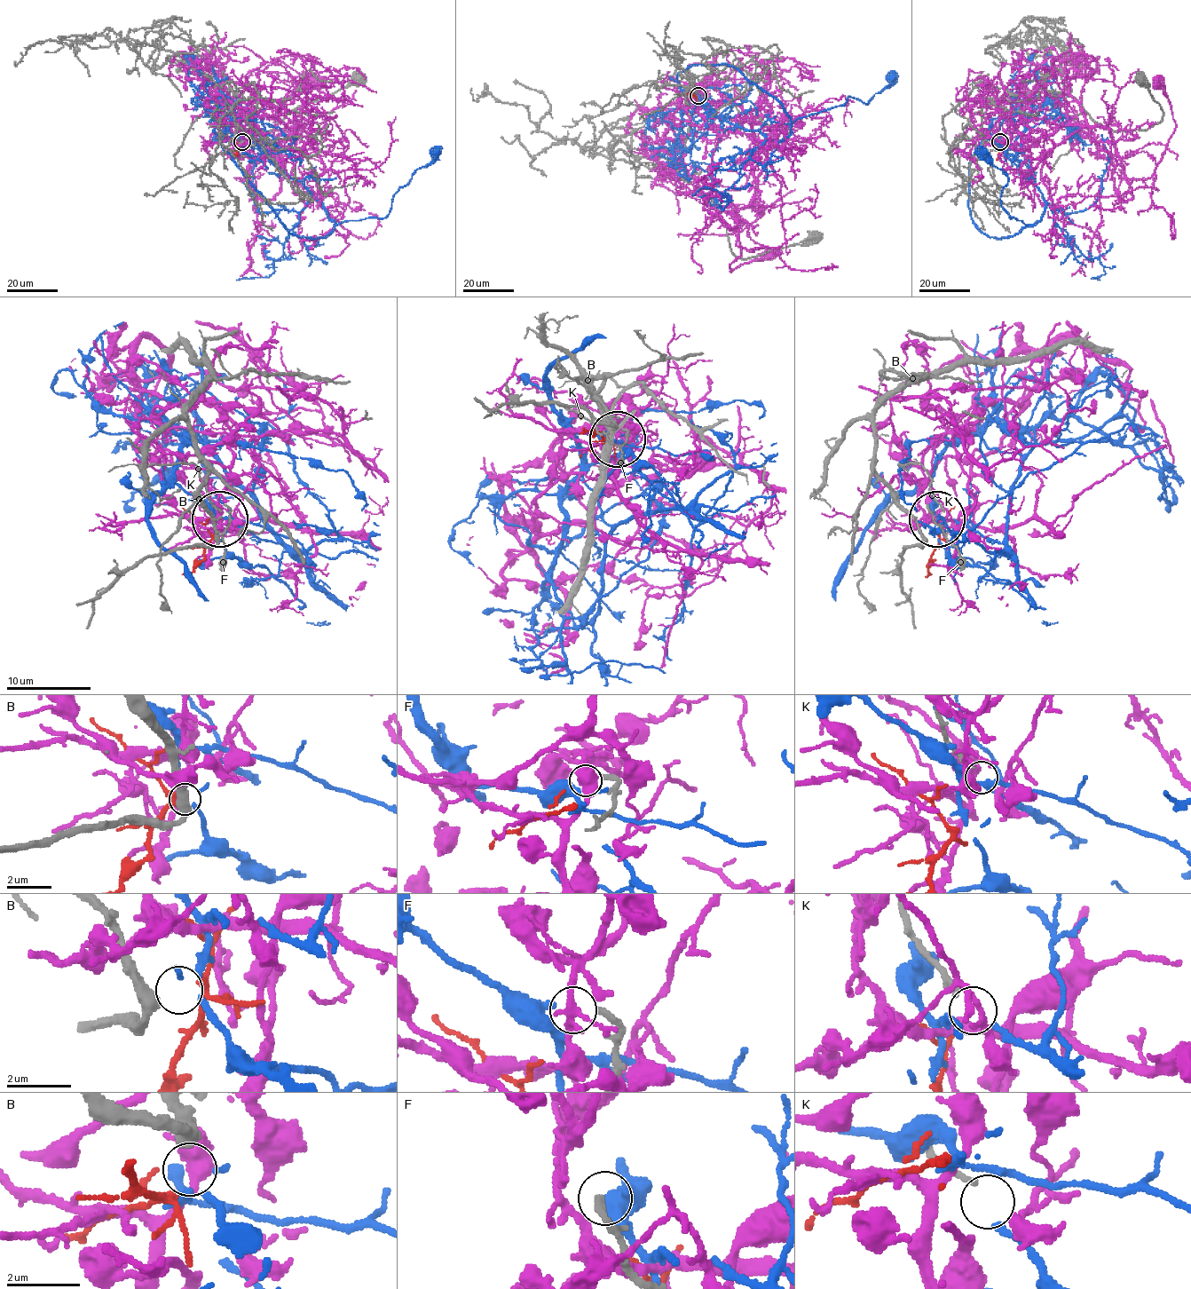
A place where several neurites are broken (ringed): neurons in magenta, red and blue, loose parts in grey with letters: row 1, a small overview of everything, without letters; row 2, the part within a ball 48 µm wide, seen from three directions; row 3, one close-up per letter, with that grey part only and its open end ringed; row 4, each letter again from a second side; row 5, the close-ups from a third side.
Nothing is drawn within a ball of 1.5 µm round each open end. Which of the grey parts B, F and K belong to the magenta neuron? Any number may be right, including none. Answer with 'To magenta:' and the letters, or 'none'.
To magenta: none

